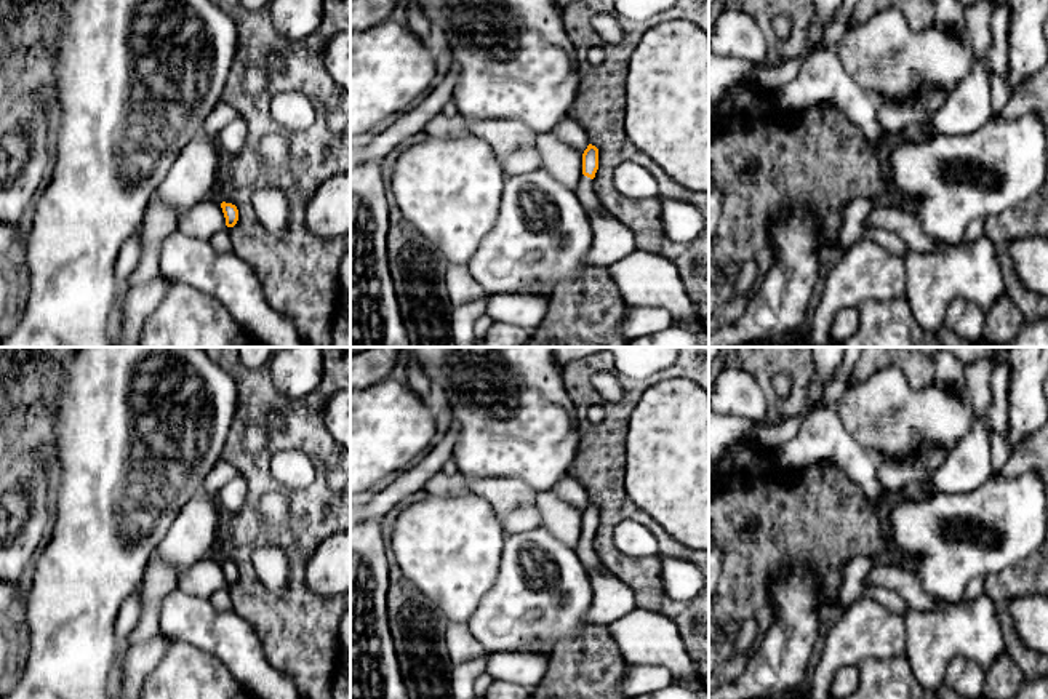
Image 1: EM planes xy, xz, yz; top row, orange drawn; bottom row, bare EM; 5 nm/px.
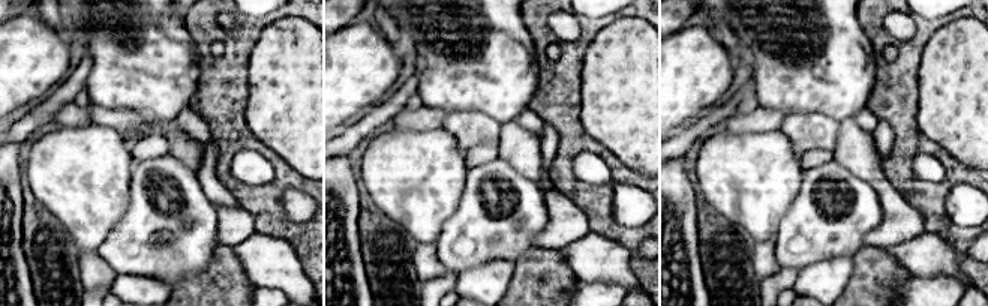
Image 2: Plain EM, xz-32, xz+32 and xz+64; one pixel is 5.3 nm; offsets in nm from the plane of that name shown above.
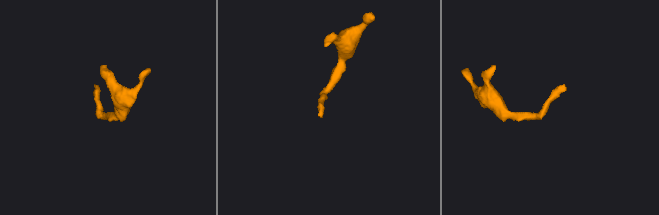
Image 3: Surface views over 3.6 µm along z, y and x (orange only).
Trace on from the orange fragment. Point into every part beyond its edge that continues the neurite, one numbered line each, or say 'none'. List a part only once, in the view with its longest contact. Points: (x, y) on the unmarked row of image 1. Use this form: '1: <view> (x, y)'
1: xz (586, 552)

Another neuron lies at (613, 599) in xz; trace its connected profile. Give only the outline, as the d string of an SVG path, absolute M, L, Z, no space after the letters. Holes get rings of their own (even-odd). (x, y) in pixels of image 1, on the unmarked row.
M589 573L594 590L586 624L608 625L635 608L634 590L611 573Z

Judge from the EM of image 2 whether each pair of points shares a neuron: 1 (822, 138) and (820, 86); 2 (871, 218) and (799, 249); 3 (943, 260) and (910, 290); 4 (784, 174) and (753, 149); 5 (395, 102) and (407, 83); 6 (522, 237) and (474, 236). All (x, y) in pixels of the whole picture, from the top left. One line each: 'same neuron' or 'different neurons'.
1: different neurons
2: same neuron
3: different neurons
4: same neuron
5: same neuron
6: same neuron

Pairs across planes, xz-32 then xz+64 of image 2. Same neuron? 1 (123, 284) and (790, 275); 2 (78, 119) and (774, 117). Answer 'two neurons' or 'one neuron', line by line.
1: two neurons
2: one neuron

